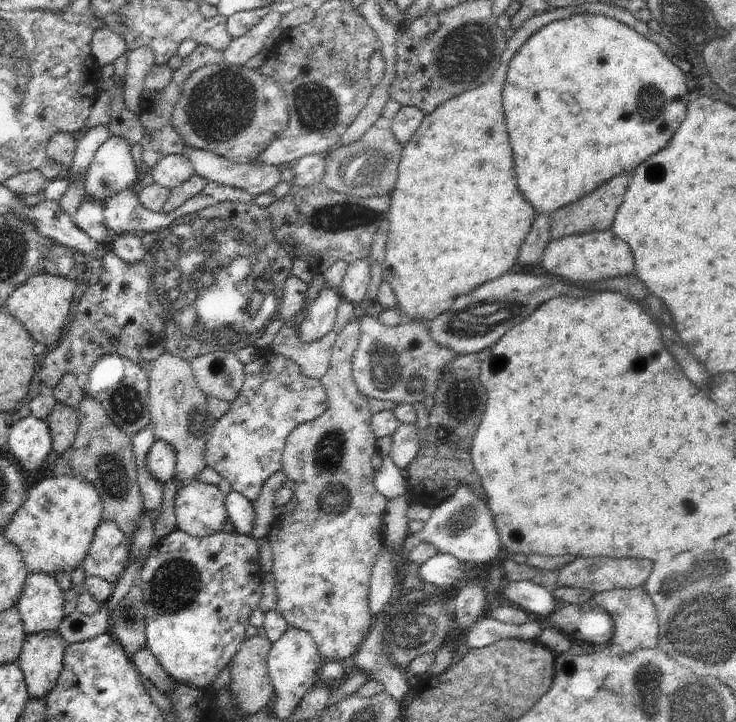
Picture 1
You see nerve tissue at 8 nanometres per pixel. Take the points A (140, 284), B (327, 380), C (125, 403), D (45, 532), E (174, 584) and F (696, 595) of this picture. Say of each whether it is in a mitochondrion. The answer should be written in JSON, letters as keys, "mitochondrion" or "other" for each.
{"A":"mitochondrion","B":"other","C":"mitochondrion","D":"other","E":"mitochondrion","F":"mitochondrion"}

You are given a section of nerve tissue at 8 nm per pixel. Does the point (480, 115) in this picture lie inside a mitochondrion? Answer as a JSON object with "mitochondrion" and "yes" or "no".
{"mitochondrion":"no"}

